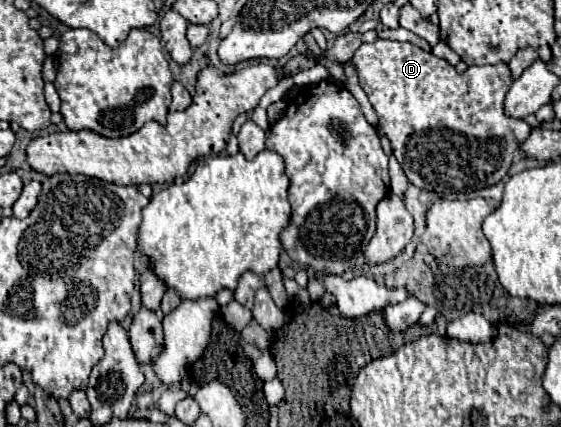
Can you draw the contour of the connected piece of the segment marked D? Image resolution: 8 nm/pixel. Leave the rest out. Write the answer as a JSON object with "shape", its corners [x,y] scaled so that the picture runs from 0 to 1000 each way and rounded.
{"shape":[[[693,91],[647,101],[622,148],[676,274],[683,311],[697,330],[704,372],[718,391],[729,429],[754,447],[840,452],[889,429],[911,391],[918,349],[947,311],[947,297],[936,283],[904,274],[897,260],[900,222],[914,199],[911,166],[900,148],[836,157],[829,171],[815,171],[793,138],[761,124],[736,101]]]}

